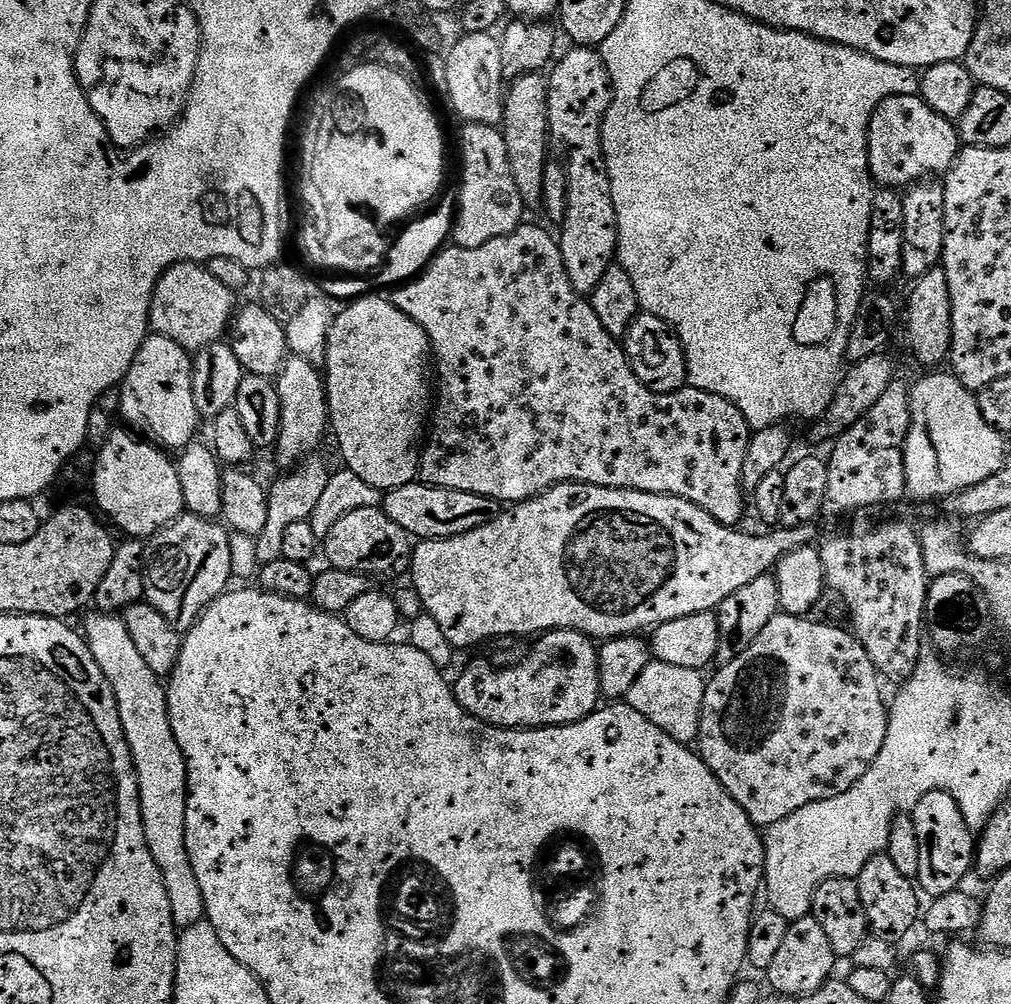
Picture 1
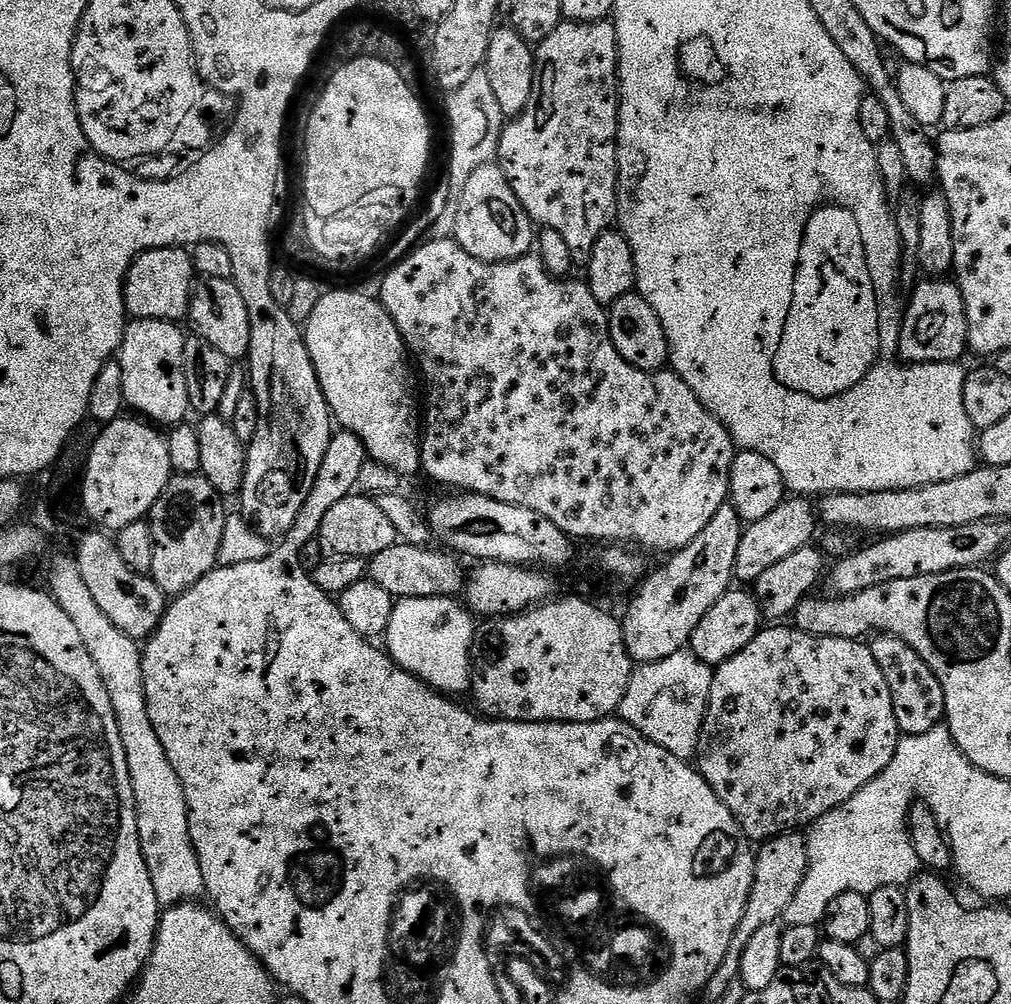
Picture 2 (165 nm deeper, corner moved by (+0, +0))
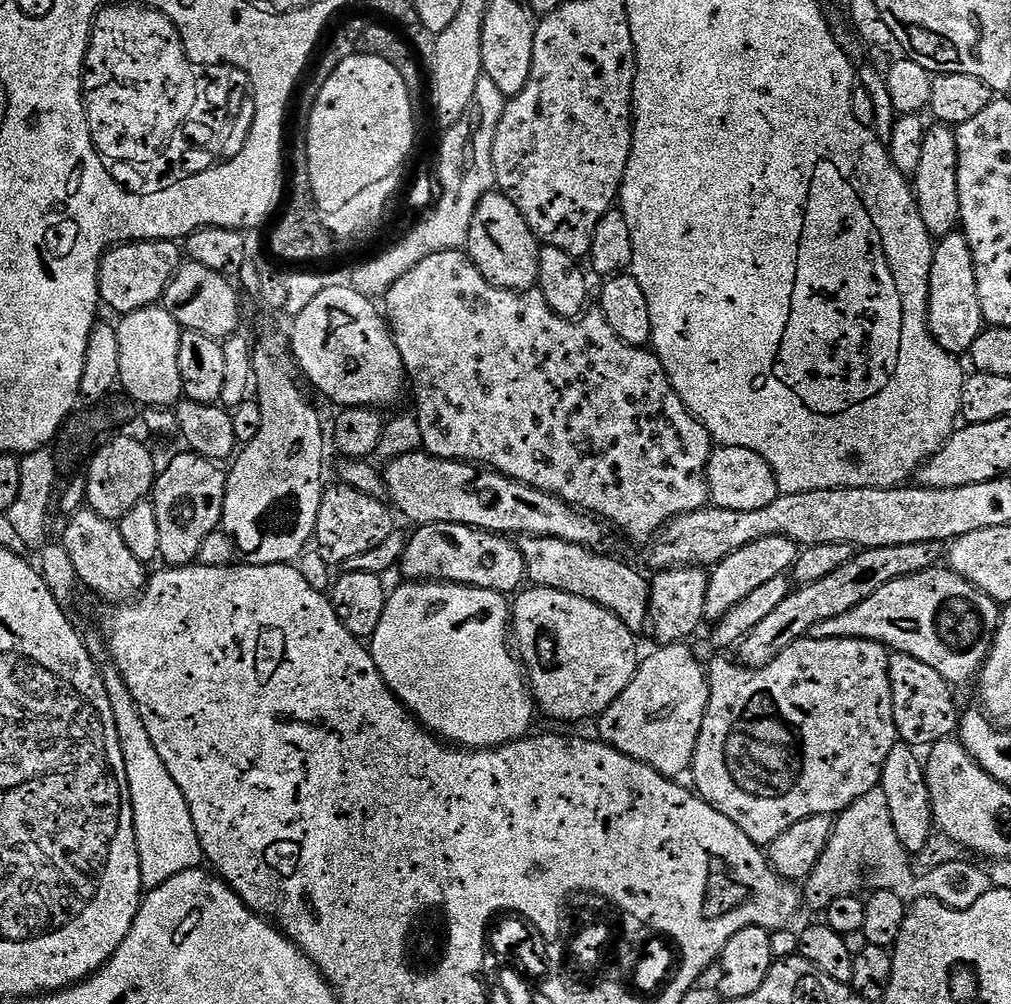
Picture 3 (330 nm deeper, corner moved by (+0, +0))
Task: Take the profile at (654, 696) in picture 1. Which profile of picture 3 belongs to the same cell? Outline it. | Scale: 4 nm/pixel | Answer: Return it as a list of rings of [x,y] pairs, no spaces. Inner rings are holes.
[[[681,642],[679,644],[665,644],[657,647],[657,652],[652,652],[648,657],[639,661],[634,678],[630,682],[630,686],[626,686],[626,690],[622,690],[622,694],[611,706],[603,712],[598,718],[598,725],[600,724],[600,732],[598,732],[599,739],[603,740],[605,744],[609,744],[611,748],[618,749],[622,754],[626,754],[630,758],[634,758],[638,762],[642,762],[646,766],[650,766],[654,770],[658,770],[662,775],[669,778],[680,778],[680,775],[687,773],[692,766],[692,759],[696,753],[696,747],[698,746],[698,734],[702,730],[702,718],[706,714],[708,709],[708,673],[705,665],[700,665],[700,660],[694,653],[688,649],[687,643]]]

